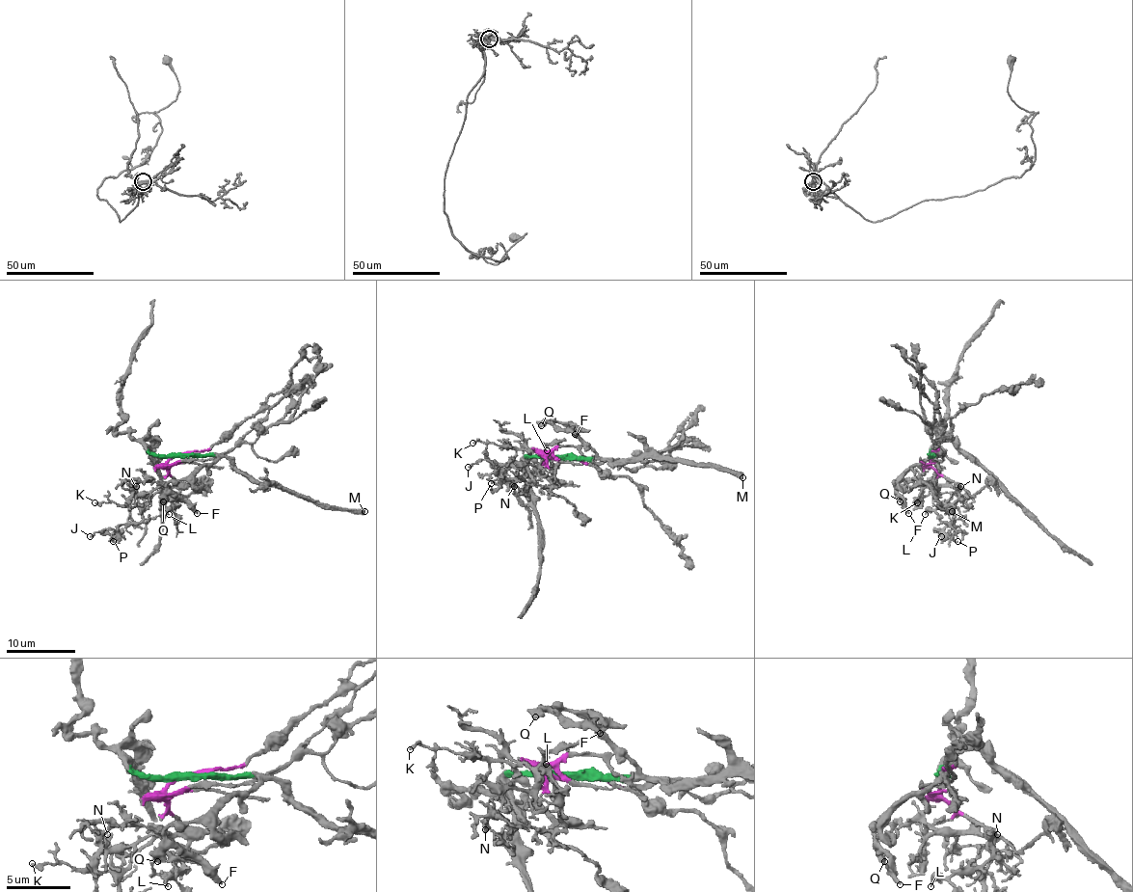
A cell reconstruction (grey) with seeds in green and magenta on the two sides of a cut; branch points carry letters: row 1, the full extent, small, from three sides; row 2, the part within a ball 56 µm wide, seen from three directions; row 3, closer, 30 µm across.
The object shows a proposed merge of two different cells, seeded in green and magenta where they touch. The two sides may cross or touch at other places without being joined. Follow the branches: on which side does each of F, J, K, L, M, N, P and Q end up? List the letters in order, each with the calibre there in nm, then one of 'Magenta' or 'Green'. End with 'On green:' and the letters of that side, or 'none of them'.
F: Thickness 320 nm. Green
J: Thickness 220 nm. Magenta
K: Thickness 240 nm. Magenta
L: Thickness 300 nm. Magenta
M: Thickness 500 nm. Green
N: Thickness 400 nm. Magenta
P: Thickness 120 nm. Magenta
Q: Thickness 600 nm. Green
On green: F, M, Q

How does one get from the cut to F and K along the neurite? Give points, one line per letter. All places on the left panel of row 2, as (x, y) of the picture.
F: (179, 455), (218, 456), (210, 464), (202, 464), (188, 477), (167, 484), (169, 490), (197, 514)
K: (179, 455), (167, 465), (171, 481), (166, 484), (138, 482), (133, 488), (133, 495), (122, 505), (94, 501)

